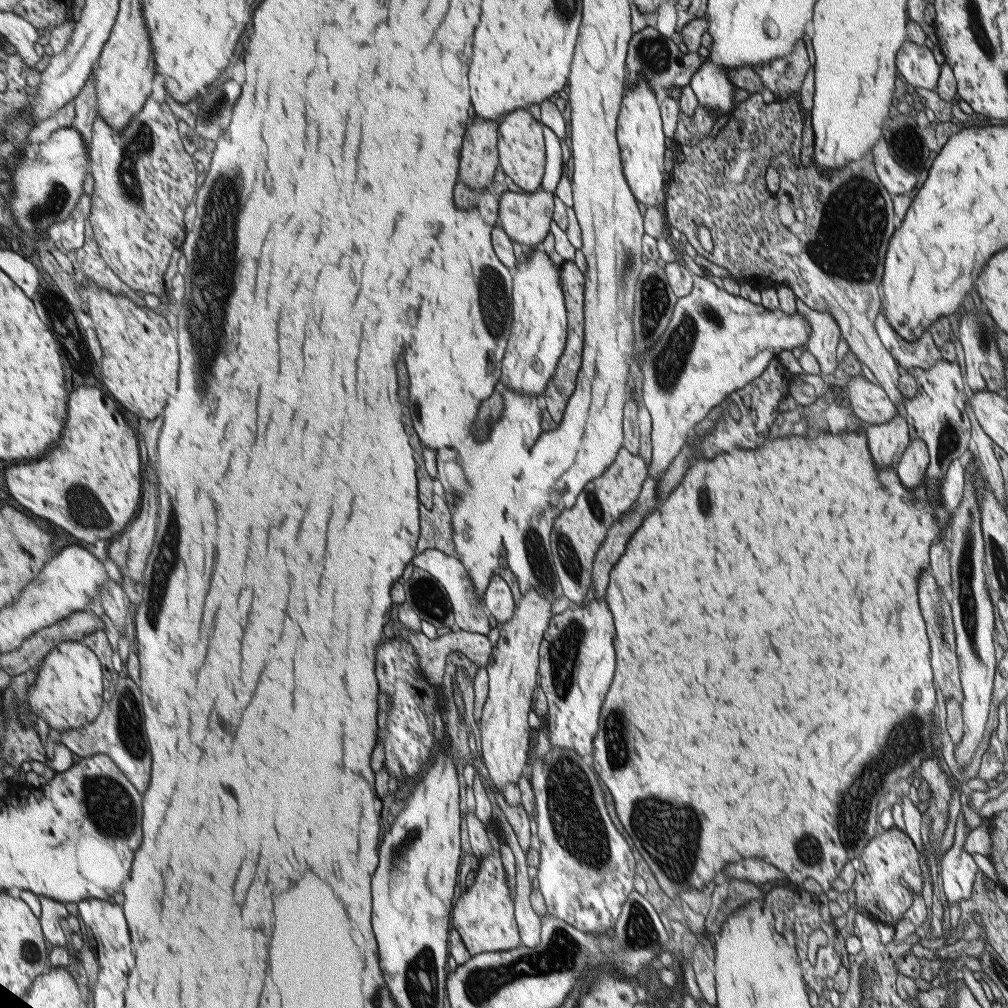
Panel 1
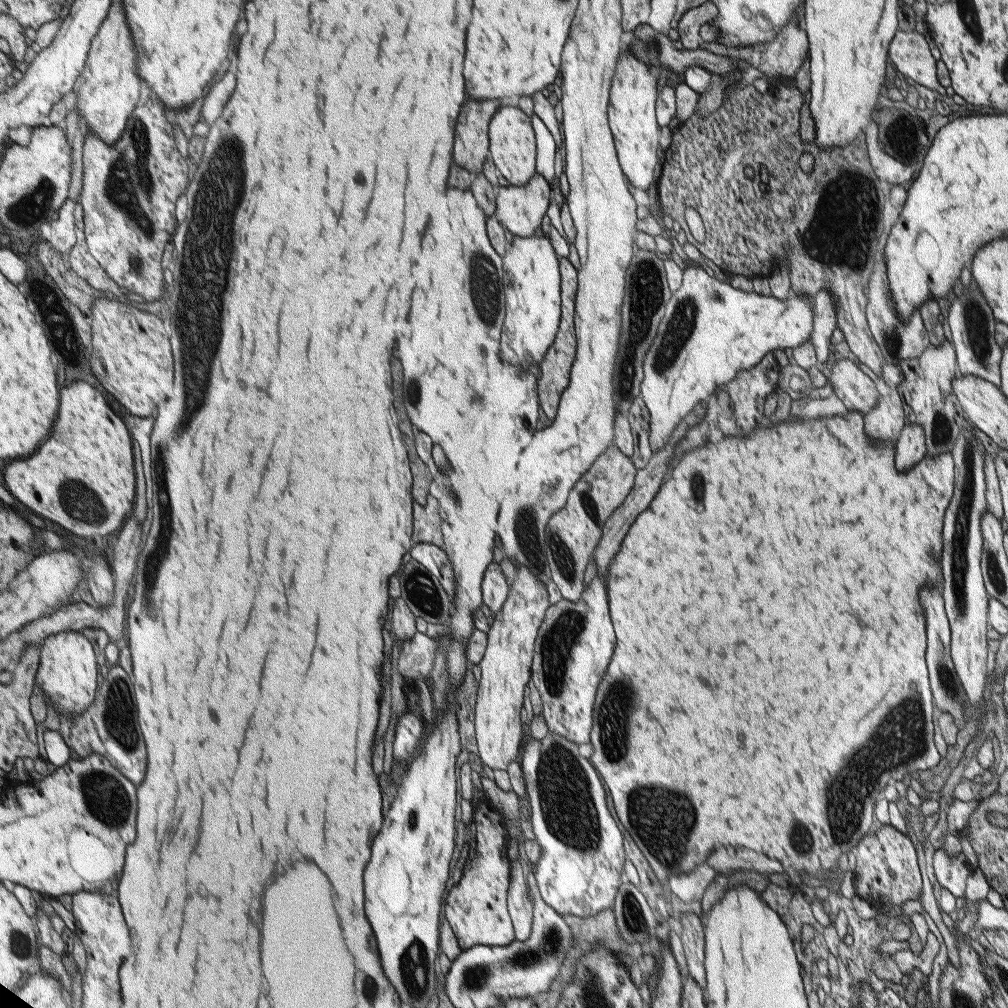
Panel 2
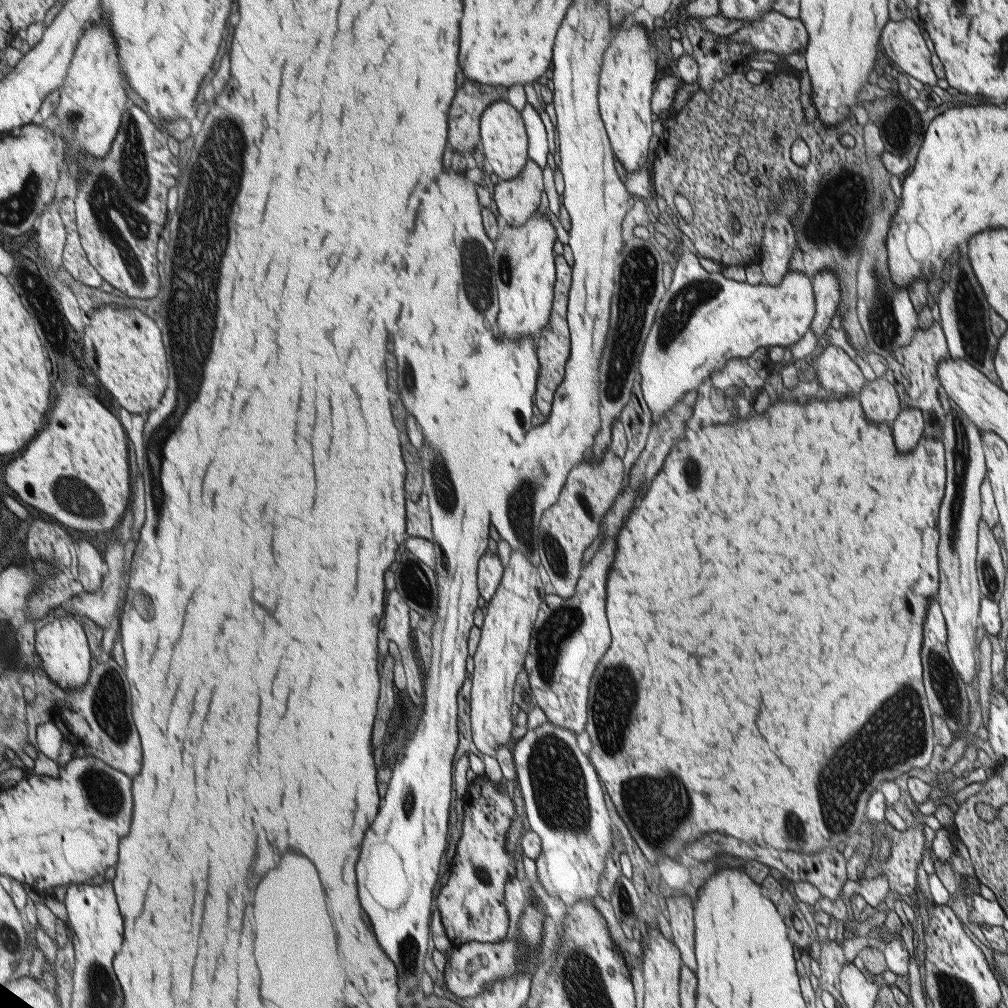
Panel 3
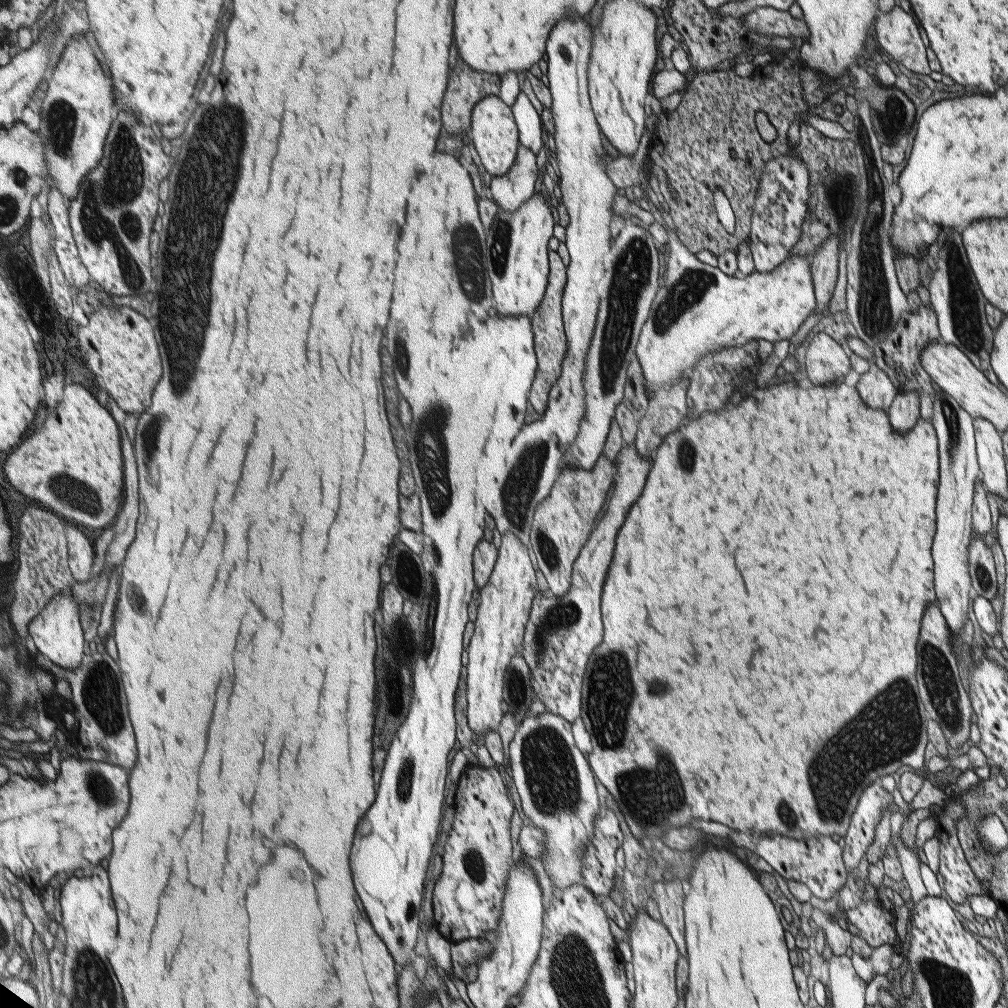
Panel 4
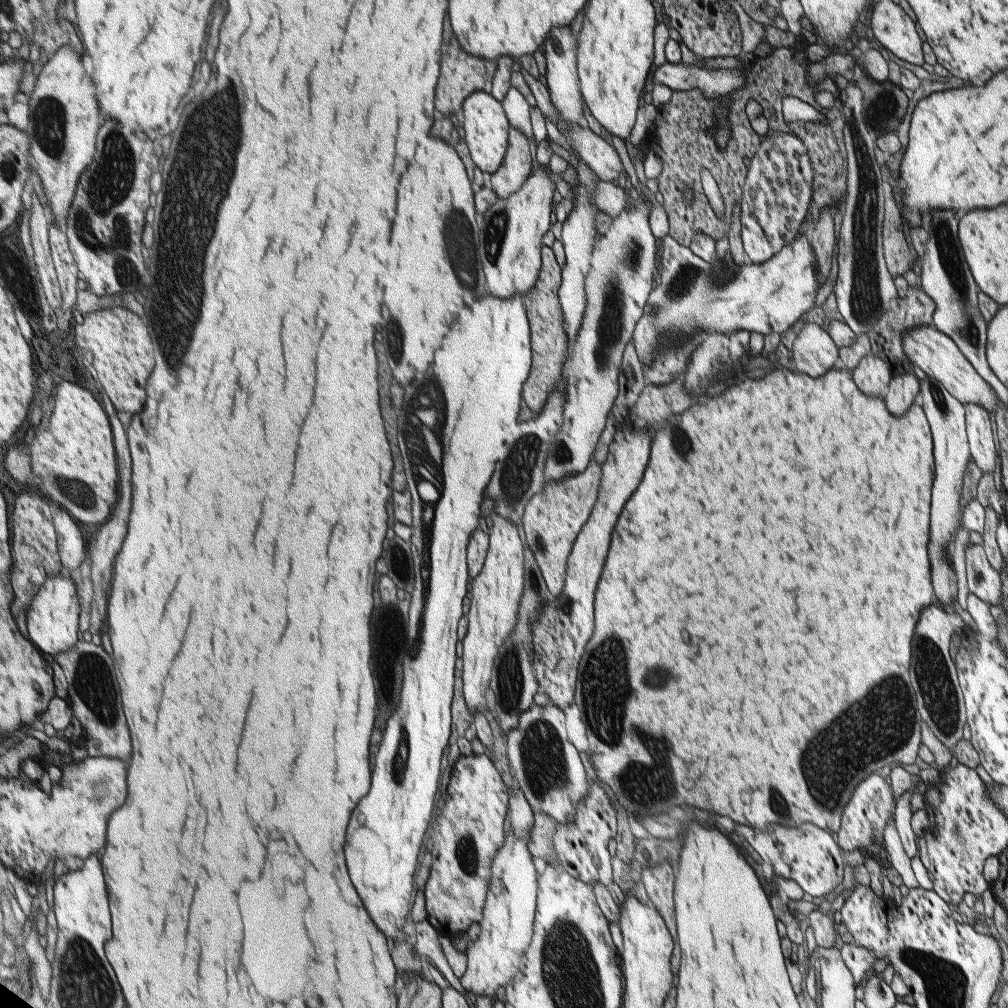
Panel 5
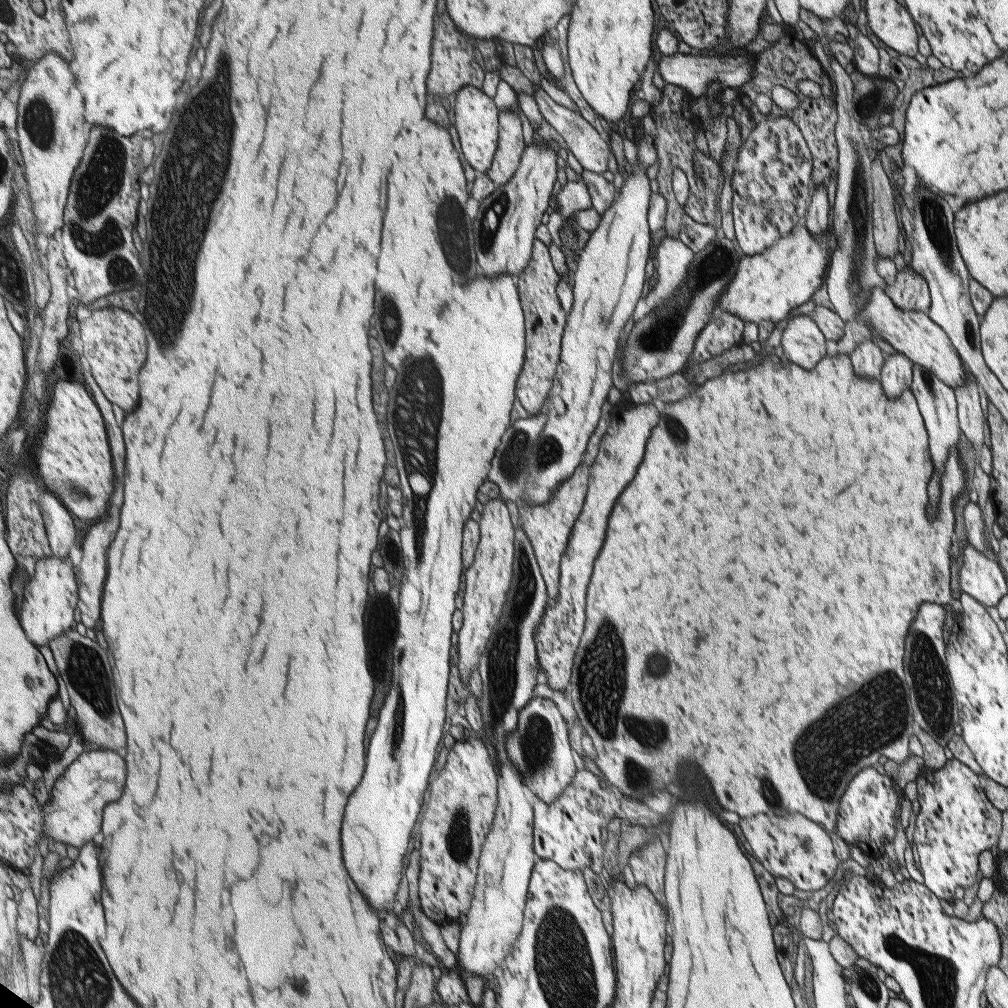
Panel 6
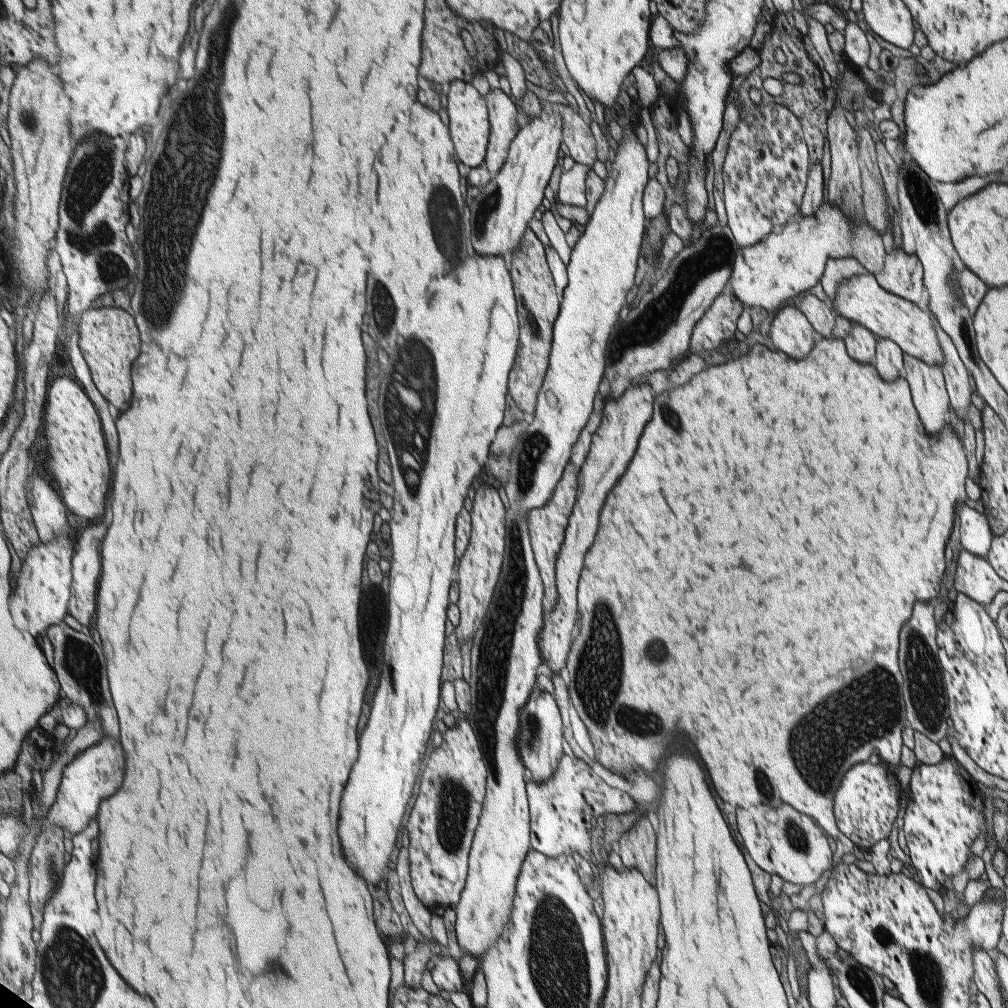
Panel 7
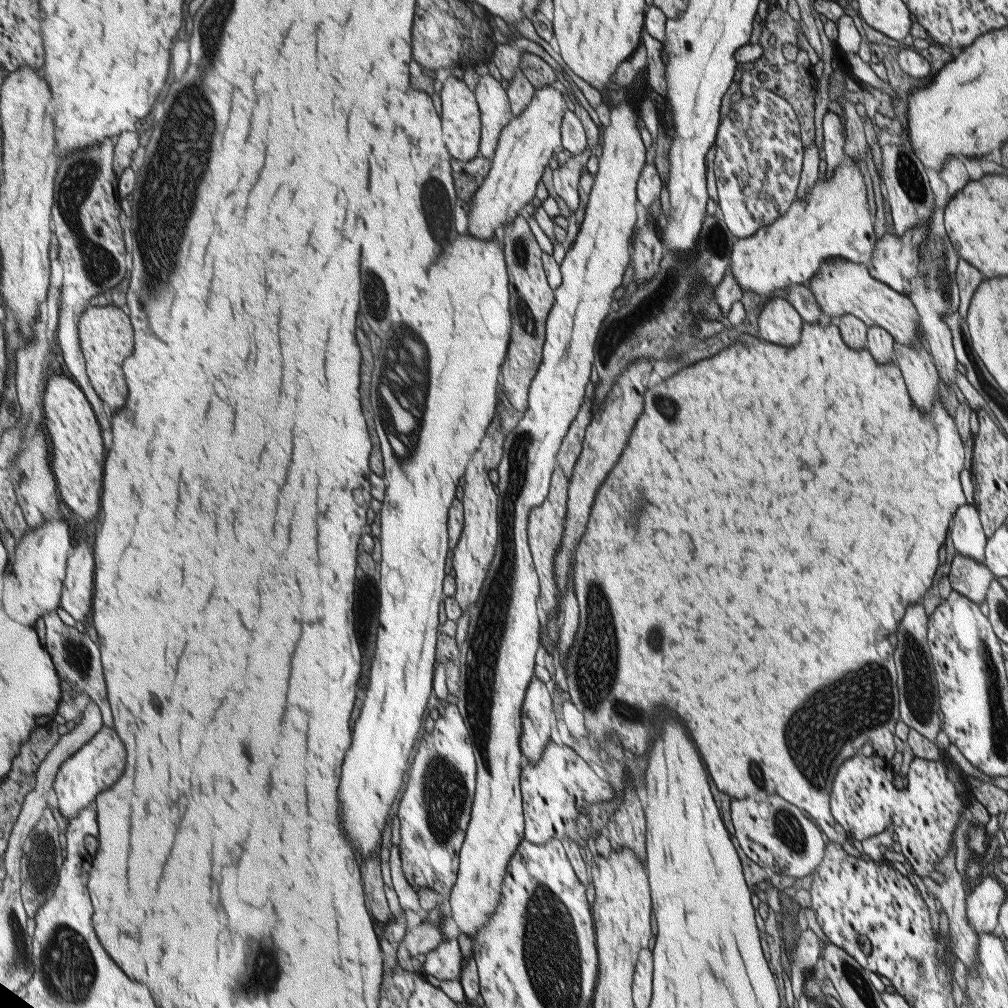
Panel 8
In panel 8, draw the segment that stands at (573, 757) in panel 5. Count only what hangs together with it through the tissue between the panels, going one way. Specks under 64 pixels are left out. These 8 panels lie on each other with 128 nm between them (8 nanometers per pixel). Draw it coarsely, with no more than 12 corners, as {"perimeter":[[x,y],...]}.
{"perimeter":[[533,677],[524,706],[524,754],[542,758],[552,738],[552,696]]}

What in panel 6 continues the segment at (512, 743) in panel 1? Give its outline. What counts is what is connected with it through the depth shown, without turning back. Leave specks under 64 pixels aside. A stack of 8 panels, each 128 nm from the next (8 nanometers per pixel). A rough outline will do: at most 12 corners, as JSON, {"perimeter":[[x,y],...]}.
{"perimeter":[[501,498],[481,510],[465,569],[460,676],[468,684],[513,575],[515,528]]}

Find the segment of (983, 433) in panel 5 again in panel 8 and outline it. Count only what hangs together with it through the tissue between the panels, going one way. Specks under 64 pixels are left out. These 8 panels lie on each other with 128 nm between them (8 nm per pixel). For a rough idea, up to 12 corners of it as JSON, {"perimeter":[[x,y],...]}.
{"perimeter":[[936,208],[908,296],[946,386],[958,361],[943,316],[956,313],[960,258]]}

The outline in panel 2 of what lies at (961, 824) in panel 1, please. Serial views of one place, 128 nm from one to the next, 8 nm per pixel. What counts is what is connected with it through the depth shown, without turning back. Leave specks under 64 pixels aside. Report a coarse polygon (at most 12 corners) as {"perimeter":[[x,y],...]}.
{"perimeter":[[936,850],[933,866],[940,886],[964,898],[973,869],[964,854]]}

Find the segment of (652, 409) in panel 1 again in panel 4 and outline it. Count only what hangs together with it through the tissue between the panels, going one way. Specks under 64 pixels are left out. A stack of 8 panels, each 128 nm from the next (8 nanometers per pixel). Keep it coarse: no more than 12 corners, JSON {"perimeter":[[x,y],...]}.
{"perimeter":[[676,234],[636,356],[647,396],[700,358],[789,340],[810,258],[733,276]]}

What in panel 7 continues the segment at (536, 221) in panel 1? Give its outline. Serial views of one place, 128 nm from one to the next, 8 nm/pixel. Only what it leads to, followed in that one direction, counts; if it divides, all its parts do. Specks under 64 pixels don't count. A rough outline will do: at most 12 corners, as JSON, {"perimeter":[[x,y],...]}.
{"perimeter":[[500,88],[484,95],[490,123],[484,164],[503,170],[519,134],[516,104]]}

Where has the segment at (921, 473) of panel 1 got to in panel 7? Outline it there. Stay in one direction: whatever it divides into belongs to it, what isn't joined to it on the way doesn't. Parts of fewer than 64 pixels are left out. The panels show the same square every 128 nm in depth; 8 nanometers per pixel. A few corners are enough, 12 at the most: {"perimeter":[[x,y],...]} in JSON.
{"perimeter":[[880,337],[872,364],[886,382],[904,376],[903,350]]}

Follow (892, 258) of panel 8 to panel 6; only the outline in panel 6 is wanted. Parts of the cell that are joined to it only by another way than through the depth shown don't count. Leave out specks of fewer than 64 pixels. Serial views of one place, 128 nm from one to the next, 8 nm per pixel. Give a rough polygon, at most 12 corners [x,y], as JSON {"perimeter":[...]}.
{"perimeter":[[906,267],[884,288],[898,307],[927,313],[926,280]]}

